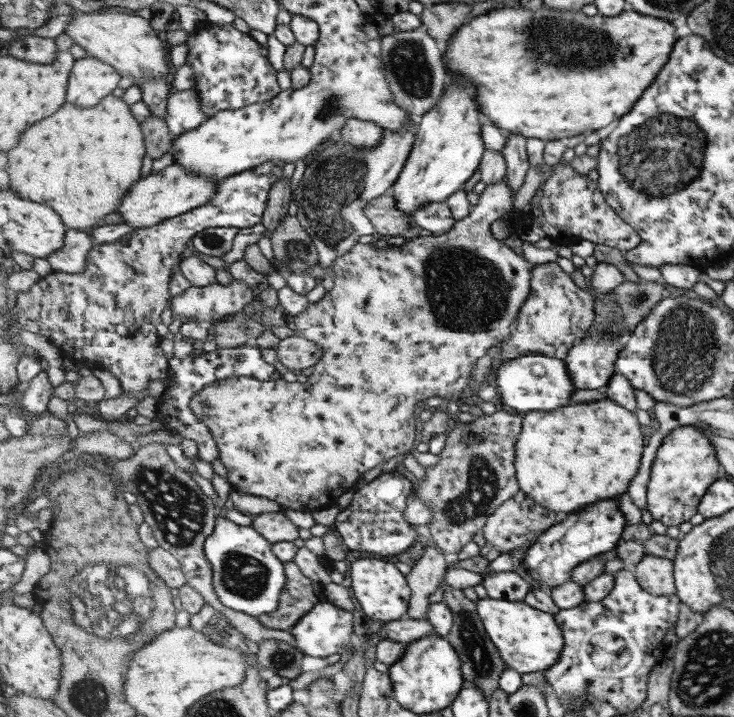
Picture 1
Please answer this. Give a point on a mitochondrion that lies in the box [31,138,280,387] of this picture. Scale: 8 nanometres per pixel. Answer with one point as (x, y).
(213, 242)

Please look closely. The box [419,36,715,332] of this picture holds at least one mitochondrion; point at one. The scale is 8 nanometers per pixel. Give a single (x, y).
(662, 153)

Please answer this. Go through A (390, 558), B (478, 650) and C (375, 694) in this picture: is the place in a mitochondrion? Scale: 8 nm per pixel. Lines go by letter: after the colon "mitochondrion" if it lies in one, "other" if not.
A: other
B: mitochondrion
C: other

